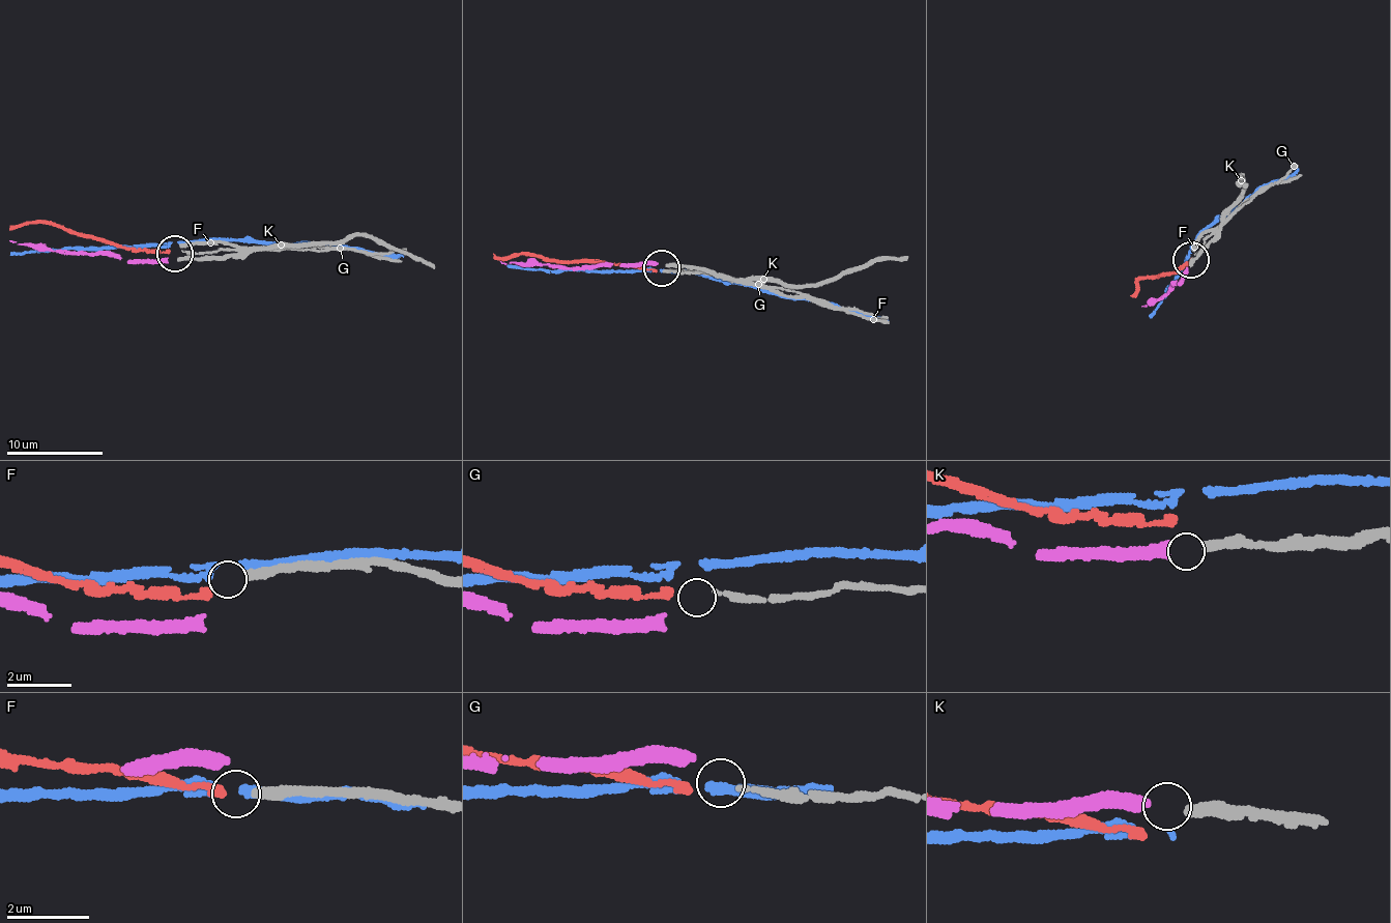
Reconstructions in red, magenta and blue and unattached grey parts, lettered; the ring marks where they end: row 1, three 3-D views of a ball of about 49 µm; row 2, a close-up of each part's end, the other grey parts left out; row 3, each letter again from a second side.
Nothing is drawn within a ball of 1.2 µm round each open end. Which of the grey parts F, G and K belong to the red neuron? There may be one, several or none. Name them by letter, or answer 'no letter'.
no letter

